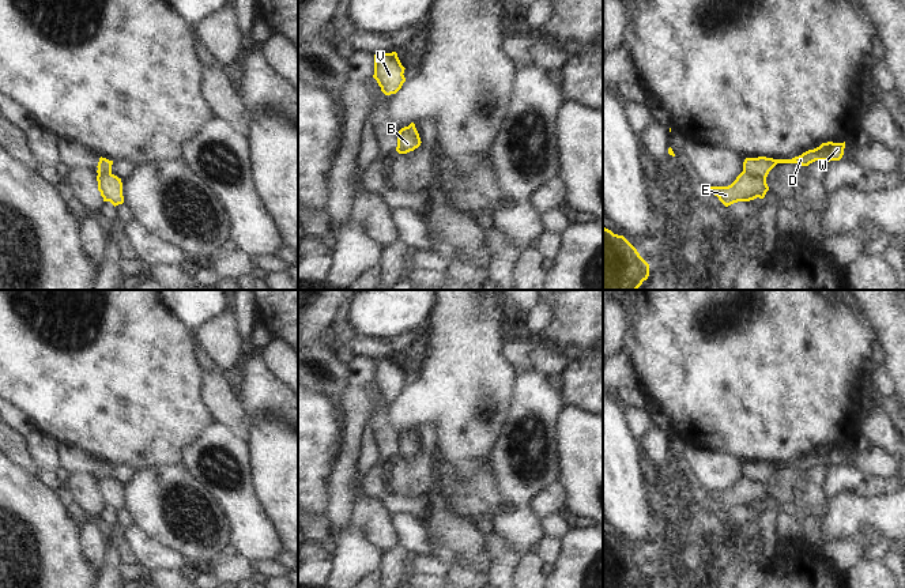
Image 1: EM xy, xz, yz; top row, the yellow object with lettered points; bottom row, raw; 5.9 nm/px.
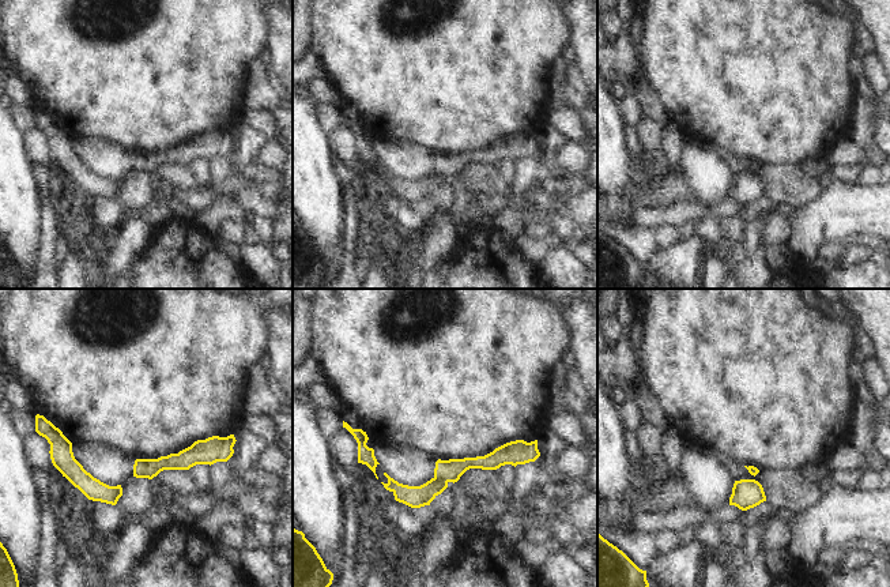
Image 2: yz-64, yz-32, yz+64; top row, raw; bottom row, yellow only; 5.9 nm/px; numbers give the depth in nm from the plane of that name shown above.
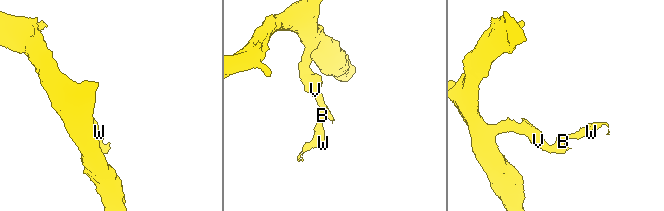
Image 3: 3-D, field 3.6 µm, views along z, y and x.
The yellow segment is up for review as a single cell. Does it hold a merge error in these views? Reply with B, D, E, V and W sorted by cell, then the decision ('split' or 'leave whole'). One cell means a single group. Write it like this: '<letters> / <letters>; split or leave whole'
B D W / E V; split

